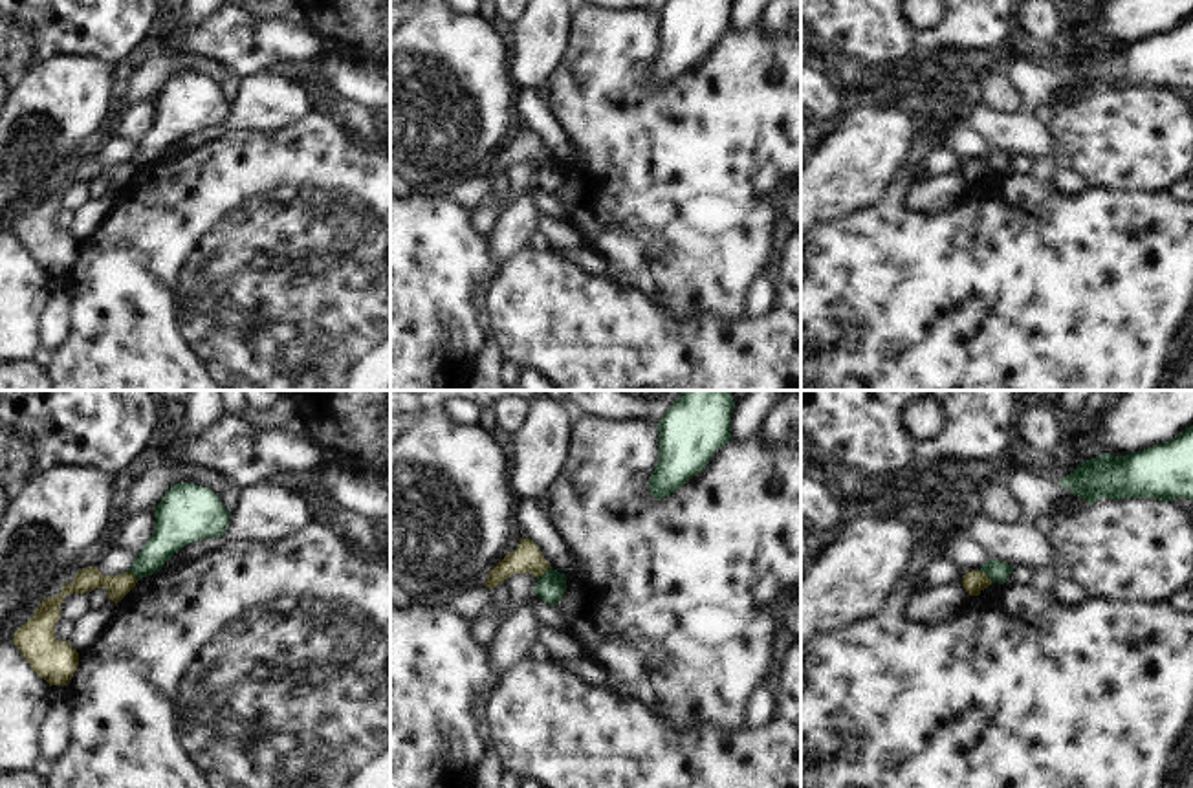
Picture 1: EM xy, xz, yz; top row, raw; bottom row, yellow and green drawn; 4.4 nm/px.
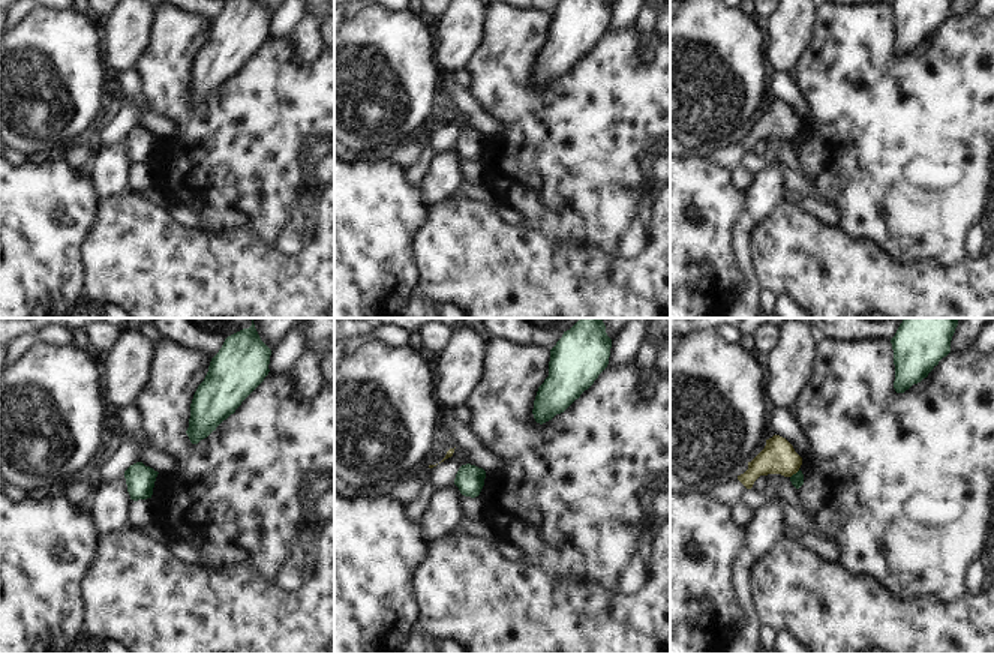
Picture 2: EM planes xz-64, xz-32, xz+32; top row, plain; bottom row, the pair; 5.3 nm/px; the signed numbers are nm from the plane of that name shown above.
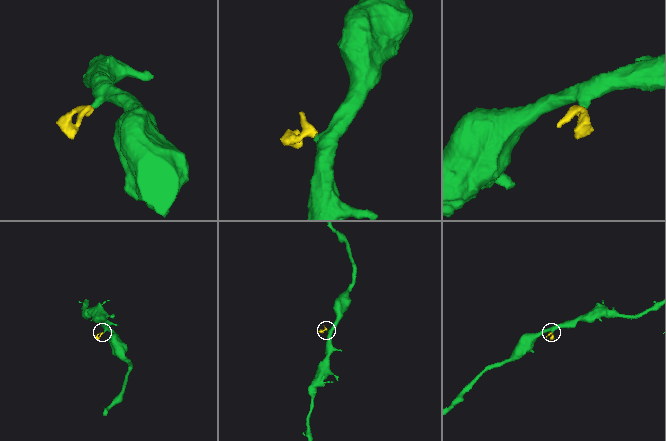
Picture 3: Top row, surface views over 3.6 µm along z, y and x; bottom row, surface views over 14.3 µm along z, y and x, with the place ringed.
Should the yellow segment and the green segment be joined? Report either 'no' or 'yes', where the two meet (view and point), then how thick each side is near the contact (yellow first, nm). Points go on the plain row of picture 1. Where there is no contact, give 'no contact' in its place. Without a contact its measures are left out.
no | yz (986, 165) | 100/100 nm

